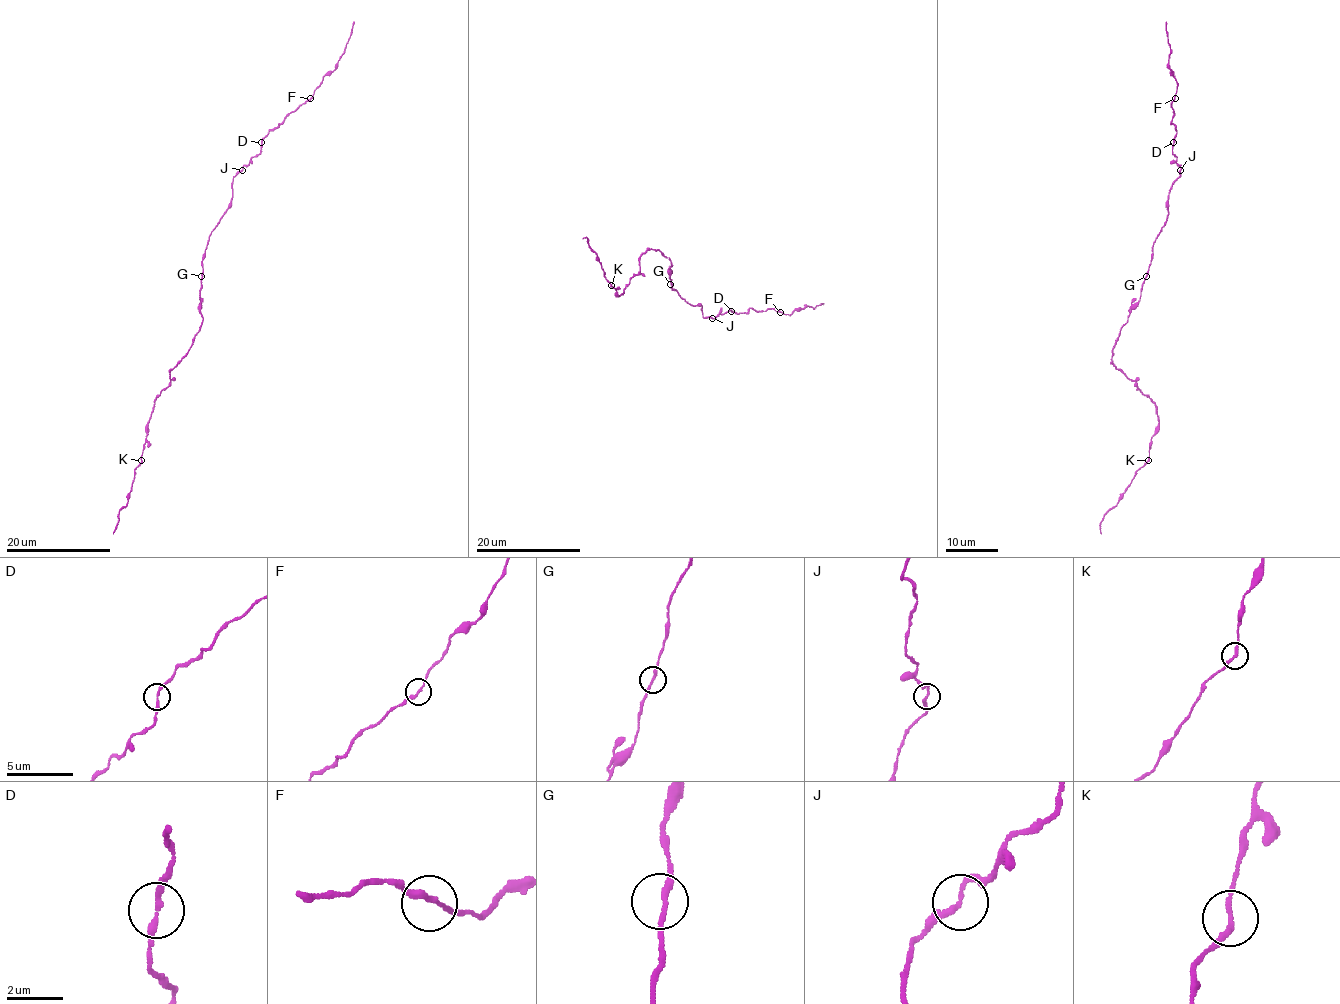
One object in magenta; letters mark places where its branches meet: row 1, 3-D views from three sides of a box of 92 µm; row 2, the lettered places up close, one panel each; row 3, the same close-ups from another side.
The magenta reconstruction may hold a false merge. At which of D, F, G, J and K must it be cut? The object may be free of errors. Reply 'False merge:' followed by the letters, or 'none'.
False merge: none

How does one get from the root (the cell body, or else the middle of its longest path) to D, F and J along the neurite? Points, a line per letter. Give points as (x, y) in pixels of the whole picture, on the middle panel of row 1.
D: (672, 285), (686, 302), (702, 306), (704, 318), (715, 318), (730, 311)
F: (672, 285), (686, 302), (702, 306), (704, 318), (729, 310), (738, 314), (750, 308), (775, 308), (780, 312)
J: (672, 285), (686, 302), (702, 306), (704, 318), (712, 318)

